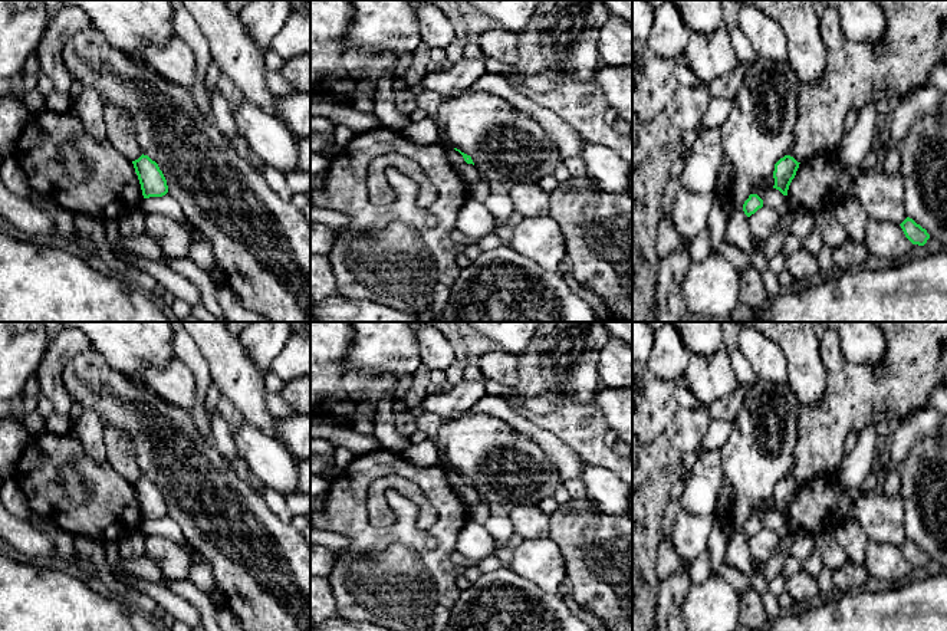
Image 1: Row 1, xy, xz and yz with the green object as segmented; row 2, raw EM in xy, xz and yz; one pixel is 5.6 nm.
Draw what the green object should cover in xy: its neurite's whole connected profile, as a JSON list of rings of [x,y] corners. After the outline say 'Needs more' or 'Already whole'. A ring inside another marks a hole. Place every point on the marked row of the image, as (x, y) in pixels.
[[[141,155],[132,161],[138,175],[144,198],[162,197],[168,193],[167,180],[158,164],[148,155]]]. Already whole

